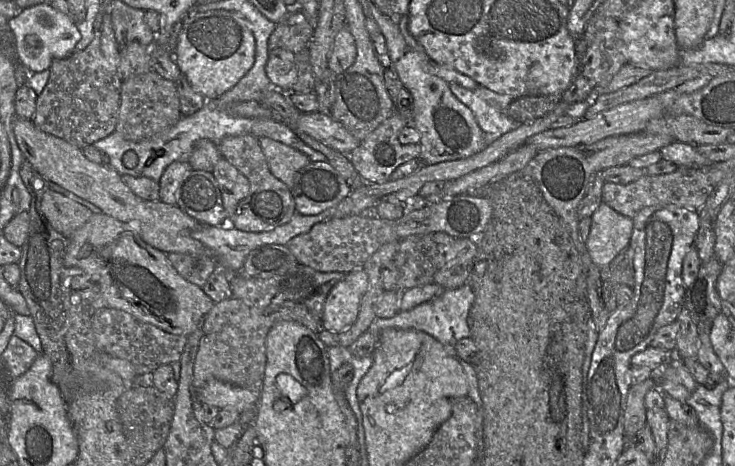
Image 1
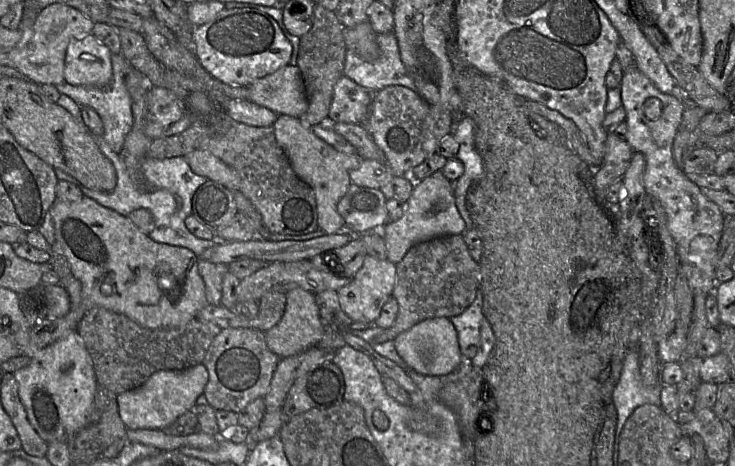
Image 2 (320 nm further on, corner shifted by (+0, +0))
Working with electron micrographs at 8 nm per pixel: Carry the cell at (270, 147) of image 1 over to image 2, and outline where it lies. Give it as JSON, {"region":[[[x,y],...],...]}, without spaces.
{"region":[[[278,115],[272,125],[278,145],[285,152],[297,177],[315,192],[318,227],[325,234],[335,234],[345,230],[345,221],[337,211],[337,204],[347,192],[350,172],[359,167],[362,159],[357,154],[344,154],[318,138],[312,129],[298,118]]]}

